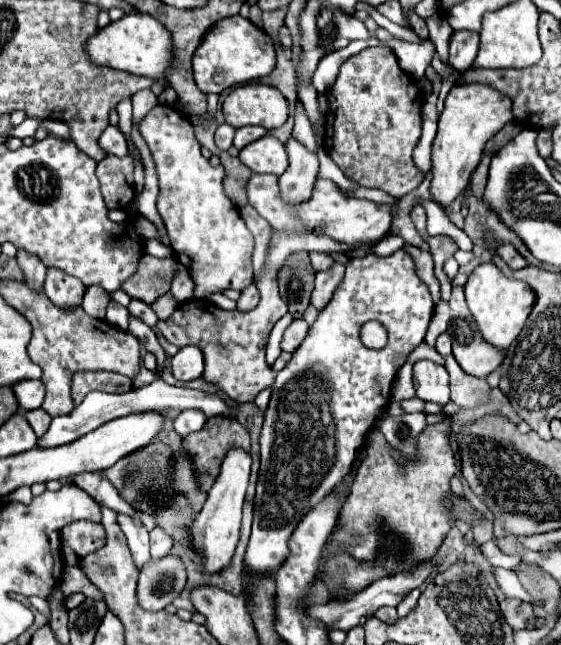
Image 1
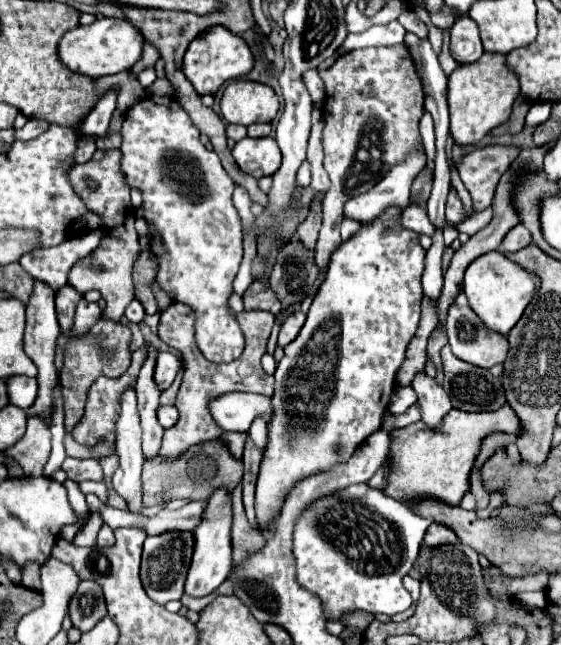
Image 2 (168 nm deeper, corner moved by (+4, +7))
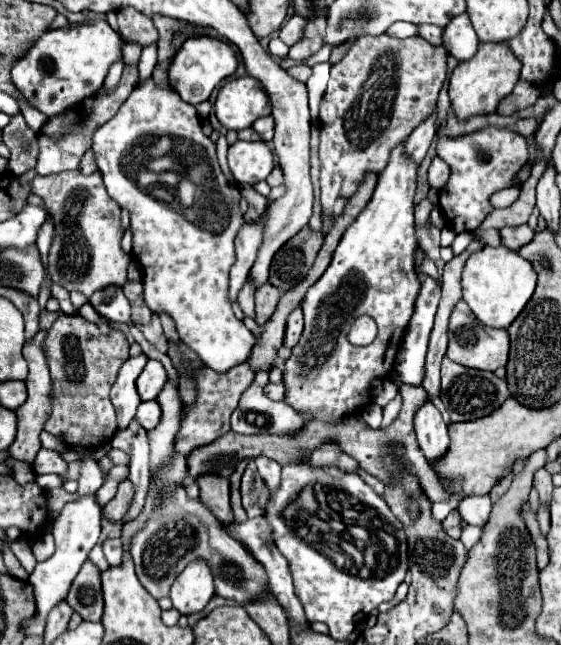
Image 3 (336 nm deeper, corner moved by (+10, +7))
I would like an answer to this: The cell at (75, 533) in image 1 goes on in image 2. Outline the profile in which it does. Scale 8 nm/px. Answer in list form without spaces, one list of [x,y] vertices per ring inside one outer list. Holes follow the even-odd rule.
[[[102,524],[102,528],[100,528],[100,532],[98,532],[98,536],[96,536],[96,546],[112,546],[112,542],[114,542],[114,532],[112,532],[112,528],[108,526],[108,524]]]

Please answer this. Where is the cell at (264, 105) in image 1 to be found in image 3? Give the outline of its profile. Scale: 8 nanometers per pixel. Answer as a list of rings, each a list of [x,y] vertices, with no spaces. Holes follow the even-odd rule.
[[[252,76],[228,80],[216,98],[214,112],[220,124],[228,130],[250,128],[254,120],[268,116],[272,110],[262,84]]]

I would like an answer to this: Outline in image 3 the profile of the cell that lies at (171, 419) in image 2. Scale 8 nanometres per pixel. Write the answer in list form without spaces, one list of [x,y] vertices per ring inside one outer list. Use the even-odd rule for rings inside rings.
[[[152,400],[152,402],[142,402],[138,406],[138,412],[136,412],[136,422],[144,428],[144,430],[152,430],[160,418],[162,410],[158,410],[158,402]]]

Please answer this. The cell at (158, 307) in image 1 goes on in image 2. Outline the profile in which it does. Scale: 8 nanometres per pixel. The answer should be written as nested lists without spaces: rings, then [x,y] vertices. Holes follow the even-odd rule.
[[[142,251],[133,266],[132,278],[134,283],[135,298],[138,298],[146,306],[146,314],[156,314],[158,302],[154,294],[150,292],[152,284],[157,274],[157,262],[155,256],[149,251]]]

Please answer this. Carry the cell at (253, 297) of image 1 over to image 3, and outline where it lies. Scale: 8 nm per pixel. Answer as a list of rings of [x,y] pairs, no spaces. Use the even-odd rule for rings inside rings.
[[[264,284],[256,290],[256,322],[262,326],[268,322],[268,318],[274,314],[276,304],[280,300],[282,292],[274,288],[272,284]]]

